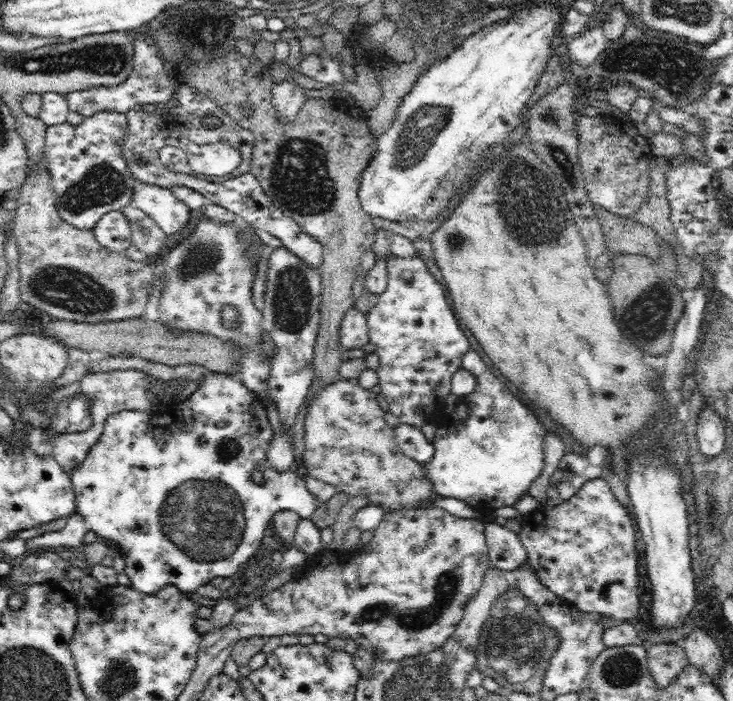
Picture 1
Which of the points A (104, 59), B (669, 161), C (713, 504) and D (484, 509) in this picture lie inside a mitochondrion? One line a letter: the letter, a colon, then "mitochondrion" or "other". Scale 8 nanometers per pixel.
A: mitochondrion
B: other
C: mitochondrion
D: other

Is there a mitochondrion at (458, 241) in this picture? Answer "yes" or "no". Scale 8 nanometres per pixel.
yes

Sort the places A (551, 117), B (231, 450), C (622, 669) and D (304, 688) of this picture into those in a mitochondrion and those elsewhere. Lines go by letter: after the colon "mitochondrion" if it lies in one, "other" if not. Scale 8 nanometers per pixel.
A: mitochondrion
B: mitochondrion
C: mitochondrion
D: other

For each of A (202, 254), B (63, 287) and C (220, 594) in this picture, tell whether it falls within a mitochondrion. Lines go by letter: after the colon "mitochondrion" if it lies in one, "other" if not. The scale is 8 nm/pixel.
A: mitochondrion
B: mitochondrion
C: other

